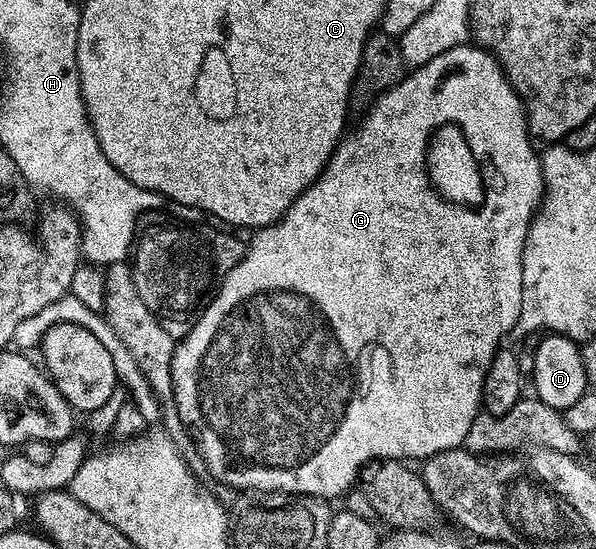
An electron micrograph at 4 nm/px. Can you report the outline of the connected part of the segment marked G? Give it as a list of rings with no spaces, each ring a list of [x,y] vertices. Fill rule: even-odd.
[[[477,44],[457,45],[444,55],[436,55],[436,59],[407,72],[399,85],[393,85],[387,93],[383,93],[369,109],[365,110],[363,117],[366,118],[363,119],[362,126],[359,129],[351,128],[339,141],[338,146],[334,149],[333,157],[326,164],[325,171],[320,174],[317,181],[305,189],[301,197],[295,199],[292,207],[288,207],[288,211],[277,223],[266,225],[251,236],[254,238],[251,239],[250,245],[248,241],[245,246],[244,256],[236,263],[236,267],[232,267],[232,271],[228,271],[228,275],[222,280],[222,284],[218,286],[213,298],[206,305],[198,324],[192,327],[192,331],[187,337],[181,338],[175,344],[172,355],[172,367],[174,368],[172,383],[174,384],[176,411],[182,413],[184,427],[189,429],[194,445],[200,451],[203,459],[206,460],[208,471],[212,471],[214,477],[219,478],[225,485],[231,485],[233,489],[241,490],[242,485],[270,485],[269,492],[271,494],[285,493],[312,497],[326,495],[322,493],[333,493],[334,496],[338,497],[341,493],[349,491],[350,484],[354,480],[355,482],[359,480],[363,469],[379,459],[403,463],[414,463],[410,461],[421,463],[427,457],[436,455],[440,451],[448,451],[461,446],[468,435],[470,421],[476,419],[476,415],[480,412],[484,375],[488,371],[495,353],[505,342],[502,340],[505,339],[506,332],[509,334],[513,330],[514,324],[518,322],[520,254],[524,251],[524,243],[528,239],[530,222],[534,220],[536,206],[542,199],[542,158],[536,155],[536,149],[534,153],[535,142],[530,140],[530,128],[526,125],[526,106],[520,103],[516,90],[511,89],[510,81],[506,78],[506,72],[502,70],[501,63],[487,49],[479,48]],[[450,121],[458,121],[458,125],[462,125],[462,129],[450,129]],[[426,153],[430,153],[430,161],[434,161],[434,157],[438,157],[438,165],[446,165],[446,169],[450,169],[450,173],[454,173],[454,185],[470,185],[470,189],[474,189],[474,197],[458,197],[458,205],[446,205],[446,197],[438,197],[438,193],[431,191],[430,182],[422,171],[426,165]]]

